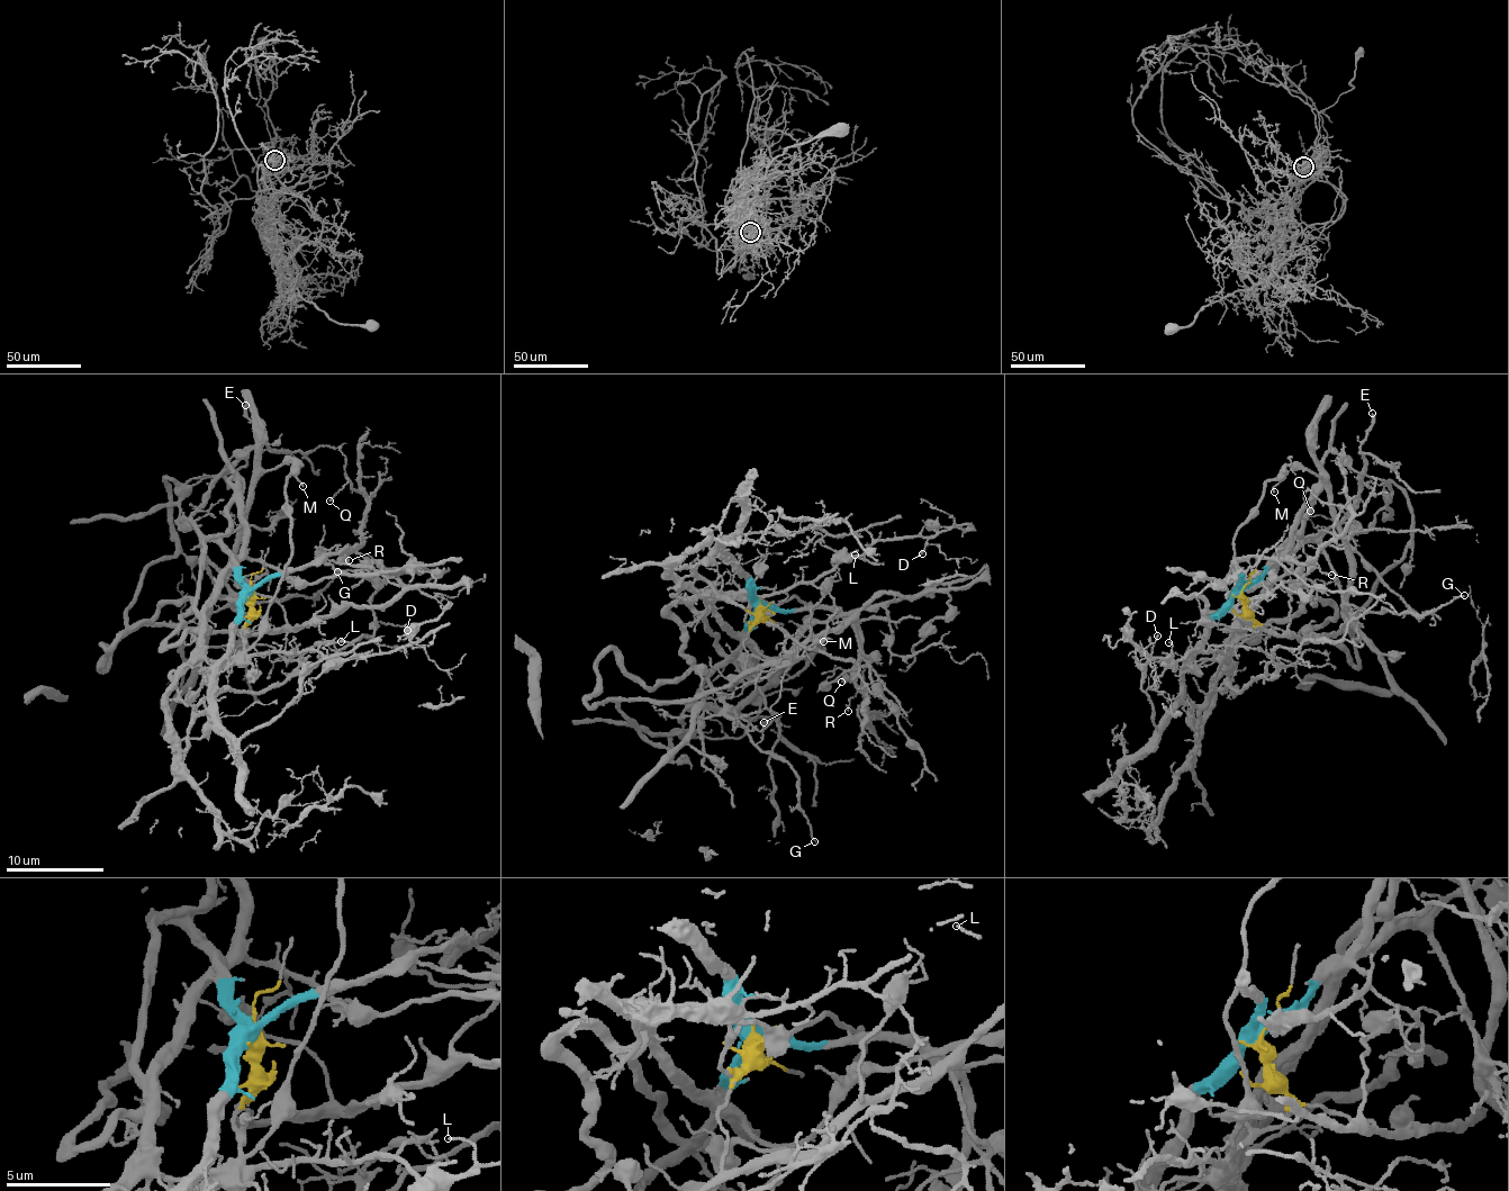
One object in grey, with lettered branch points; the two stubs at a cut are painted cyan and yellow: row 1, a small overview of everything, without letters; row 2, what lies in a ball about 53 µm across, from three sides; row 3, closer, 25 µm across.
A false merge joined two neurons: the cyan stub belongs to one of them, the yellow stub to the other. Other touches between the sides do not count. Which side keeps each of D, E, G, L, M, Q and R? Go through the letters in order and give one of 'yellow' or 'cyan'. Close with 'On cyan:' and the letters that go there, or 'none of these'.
D: yellow
E: cyan
G: cyan
L: yellow
M: cyan
Q: cyan
R: cyan
On cyan: E, G, M, Q, R

